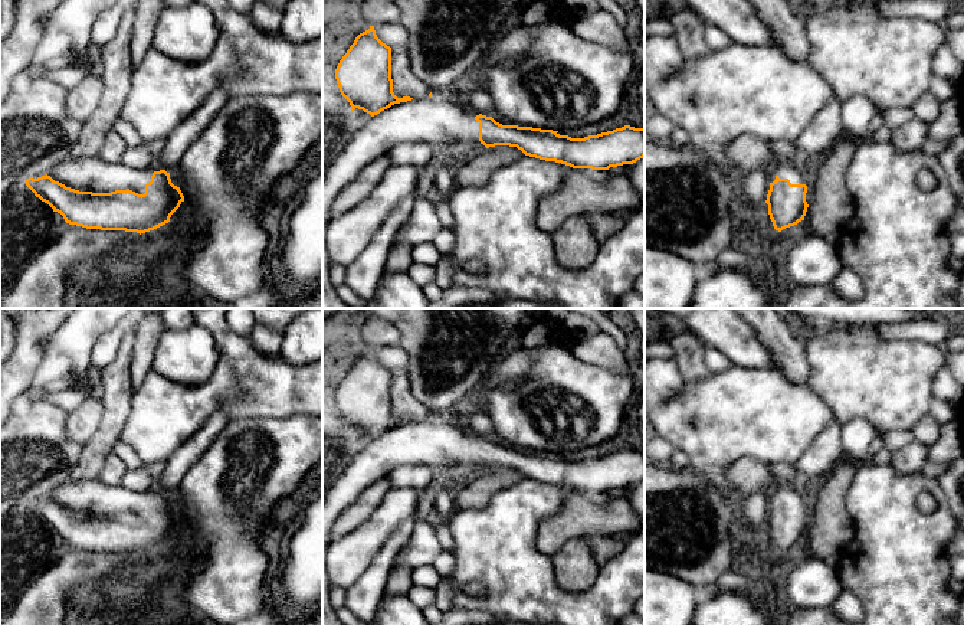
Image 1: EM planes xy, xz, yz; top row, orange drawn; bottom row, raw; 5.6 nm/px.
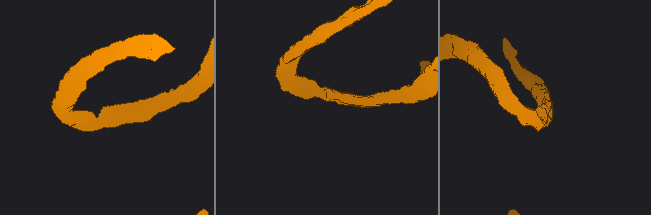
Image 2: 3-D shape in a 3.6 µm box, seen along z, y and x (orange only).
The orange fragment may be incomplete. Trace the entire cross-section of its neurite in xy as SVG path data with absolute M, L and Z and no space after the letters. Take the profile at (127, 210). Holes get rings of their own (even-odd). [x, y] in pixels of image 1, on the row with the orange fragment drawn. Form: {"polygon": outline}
{"polygon": "M69 157L46 176L29 177L26 186L53 212L60 213L69 225L140 235L168 223L171 215L184 202L180 187L171 183L170 173L158 164L137 170L119 160L101 157Z"}

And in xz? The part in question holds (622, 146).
{"polygon": "M370 26L360 33L335 69L335 79L341 95L350 102L351 112L363 109L371 117L357 128L351 140L327 168L322 180L322 308L350 308L335 292L329 281L329 258L327 249L328 223L332 219L331 206L340 192L350 184L357 174L370 163L386 156L394 147L406 143L432 143L436 150L447 145L468 148L483 144L486 148L495 145L517 147L525 156L545 161L555 161L573 168L609 170L623 164L633 164L645 157L645 128L624 125L613 131L571 138L560 135L558 131L532 127L502 125L492 117L473 109L456 107L447 96L433 99L432 92L423 99L410 96L397 98L393 92L391 79L391 48L383 43Z"}

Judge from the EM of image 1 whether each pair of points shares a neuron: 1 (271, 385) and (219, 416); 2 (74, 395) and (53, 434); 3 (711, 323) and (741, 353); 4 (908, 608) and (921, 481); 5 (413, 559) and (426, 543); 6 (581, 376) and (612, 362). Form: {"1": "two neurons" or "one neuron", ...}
{"1": "two neurons", "2": "two neurons", "3": "one neuron", "4": "one neuron", "5": "one neuron", "6": "two neurons"}

